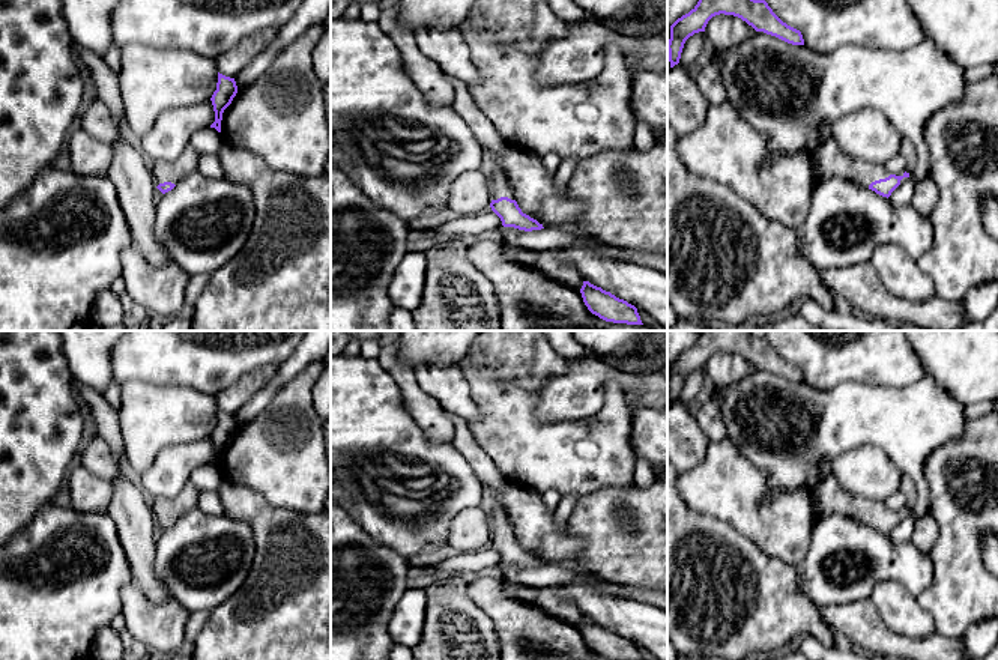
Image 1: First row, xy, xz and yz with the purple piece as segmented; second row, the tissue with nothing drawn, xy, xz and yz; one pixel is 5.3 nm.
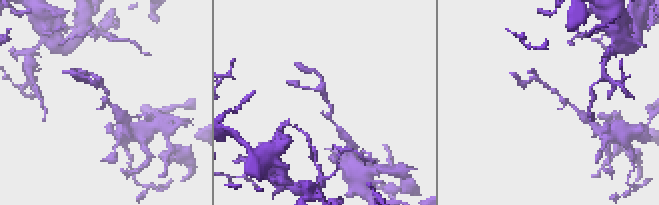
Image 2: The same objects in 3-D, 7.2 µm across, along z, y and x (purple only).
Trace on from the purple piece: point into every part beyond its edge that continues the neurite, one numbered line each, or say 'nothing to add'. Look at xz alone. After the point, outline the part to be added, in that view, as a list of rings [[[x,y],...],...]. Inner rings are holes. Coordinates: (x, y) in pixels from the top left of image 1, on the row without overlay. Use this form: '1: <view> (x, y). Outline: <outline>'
1: xz (492, 481). Outline: [[[448,415],[454,424],[452,445],[467,462],[487,496],[485,505],[491,523],[491,537],[508,534],[516,537],[514,528],[501,502],[501,492],[508,484],[508,478],[499,472],[493,460],[475,442],[469,425],[457,416]]]

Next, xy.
1: xy (173, 508). Outline: [[[188,483],[174,498],[150,498],[150,507],[156,523],[164,519],[179,520],[197,505],[197,489]]]

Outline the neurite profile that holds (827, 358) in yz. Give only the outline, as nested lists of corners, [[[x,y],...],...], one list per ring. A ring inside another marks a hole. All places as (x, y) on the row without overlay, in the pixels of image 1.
[[[767,331],[765,338],[783,359],[800,367],[804,382],[818,391],[845,382],[908,386],[927,376],[905,331]]]

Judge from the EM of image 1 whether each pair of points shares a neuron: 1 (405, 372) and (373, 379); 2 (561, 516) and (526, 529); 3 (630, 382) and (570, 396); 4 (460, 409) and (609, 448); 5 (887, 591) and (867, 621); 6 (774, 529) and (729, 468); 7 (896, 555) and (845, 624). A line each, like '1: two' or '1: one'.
1: two
2: two
3: one
4: two
5: two
6: one
7: two

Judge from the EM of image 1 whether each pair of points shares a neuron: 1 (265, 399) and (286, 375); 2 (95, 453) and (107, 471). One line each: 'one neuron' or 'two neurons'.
1: one neuron
2: one neuron

